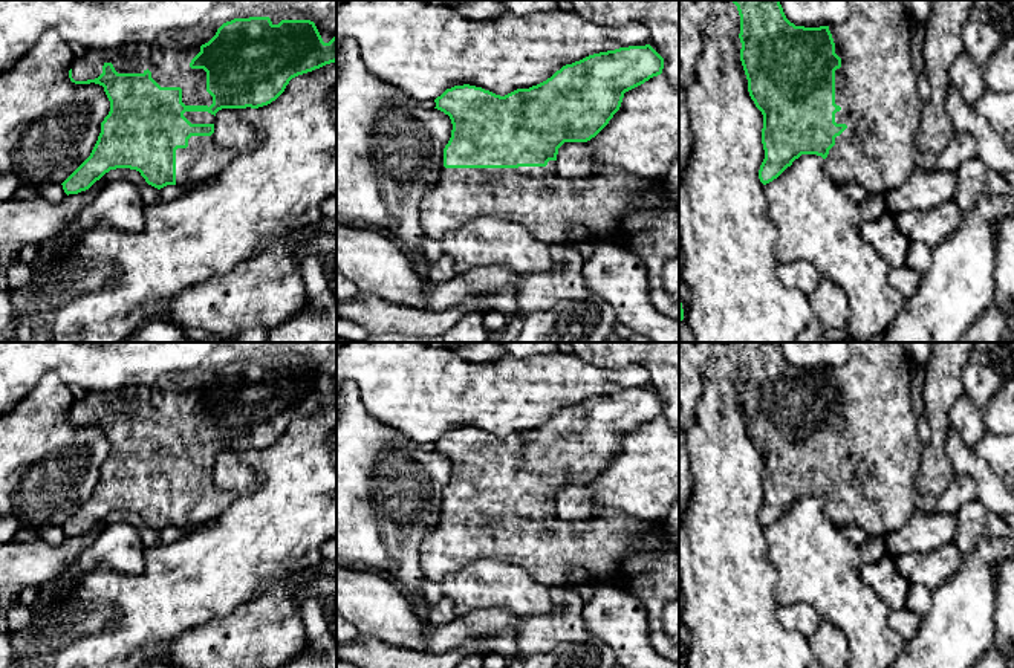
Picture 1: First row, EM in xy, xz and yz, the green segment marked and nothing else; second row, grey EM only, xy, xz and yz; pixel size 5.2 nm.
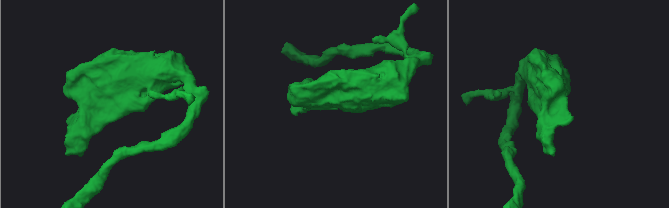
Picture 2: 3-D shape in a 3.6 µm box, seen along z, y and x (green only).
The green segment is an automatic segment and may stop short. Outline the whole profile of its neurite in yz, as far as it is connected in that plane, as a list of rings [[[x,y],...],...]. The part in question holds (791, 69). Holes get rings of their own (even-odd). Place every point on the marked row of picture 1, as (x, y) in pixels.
[[[731,0],[740,15],[740,61],[748,92],[763,115],[763,185],[777,179],[801,154],[824,159],[824,171],[837,185],[860,183],[869,194],[886,194],[904,183],[916,168],[916,133],[924,101],[912,63],[915,18],[901,0],[850,0],[853,11],[834,26],[804,28],[791,23],[780,0]]]

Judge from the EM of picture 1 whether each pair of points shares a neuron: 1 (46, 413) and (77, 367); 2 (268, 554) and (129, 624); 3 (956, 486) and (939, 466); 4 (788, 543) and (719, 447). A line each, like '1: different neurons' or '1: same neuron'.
1: different neurons
2: same neuron
3: different neurons
4: different neurons

